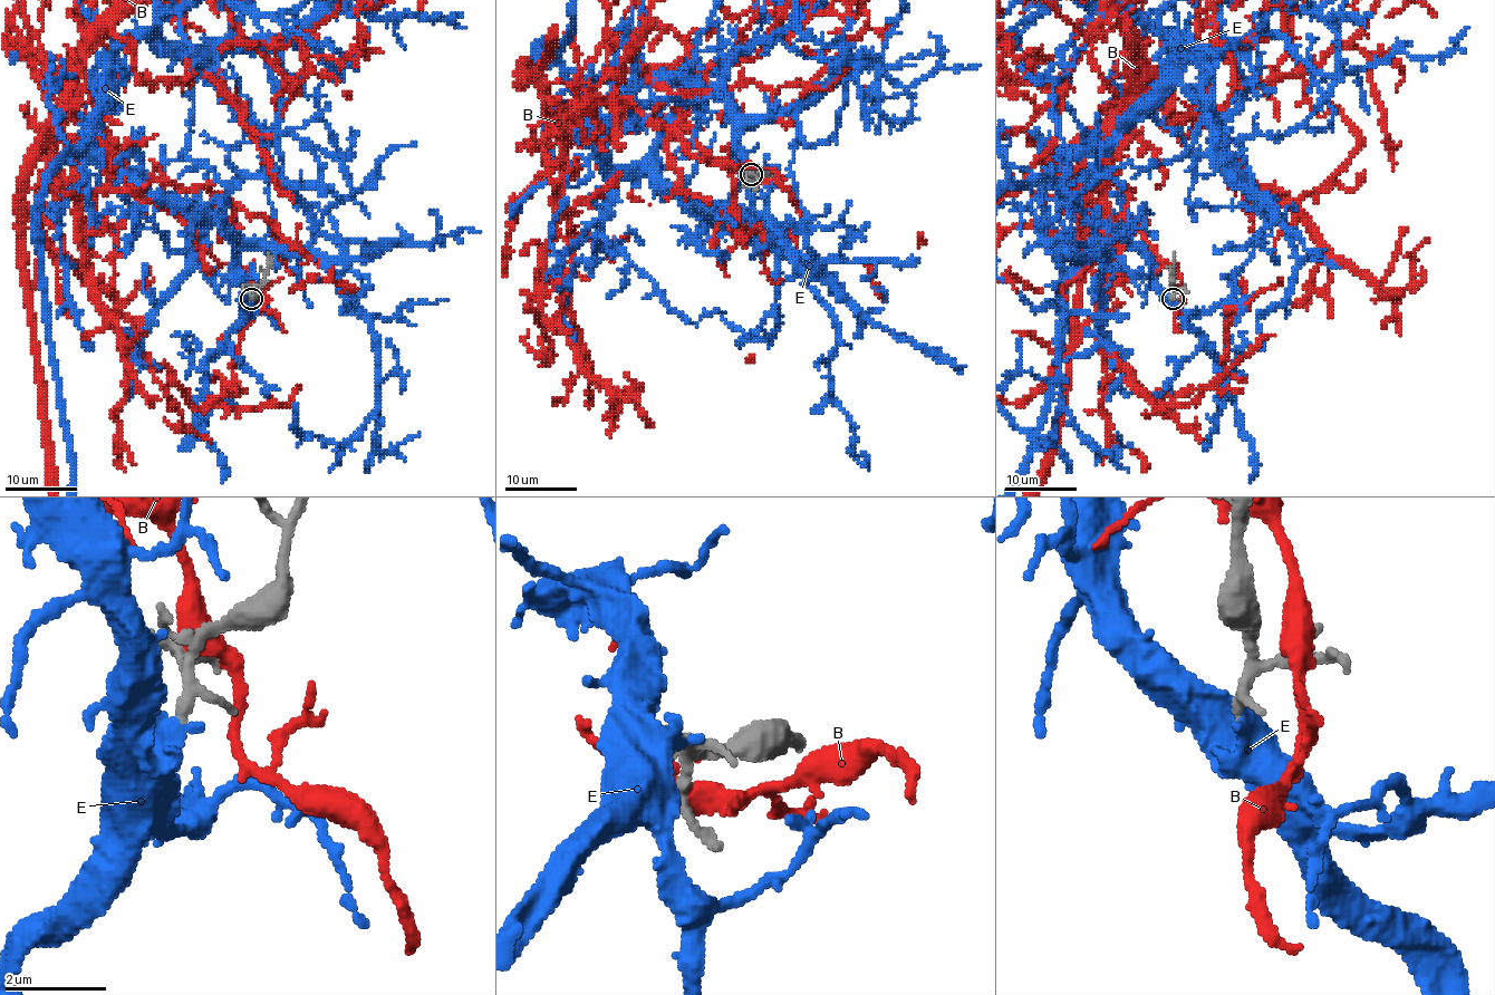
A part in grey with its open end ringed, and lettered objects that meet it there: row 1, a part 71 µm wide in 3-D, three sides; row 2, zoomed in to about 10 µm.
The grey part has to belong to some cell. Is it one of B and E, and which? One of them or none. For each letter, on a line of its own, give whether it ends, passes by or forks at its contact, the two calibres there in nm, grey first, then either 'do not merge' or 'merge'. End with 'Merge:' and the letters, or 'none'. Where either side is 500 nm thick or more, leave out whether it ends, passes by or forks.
B: it passes by | 200/440 nm | do not merge
E: it ends | 180/360 nm | merge
Merge: E

